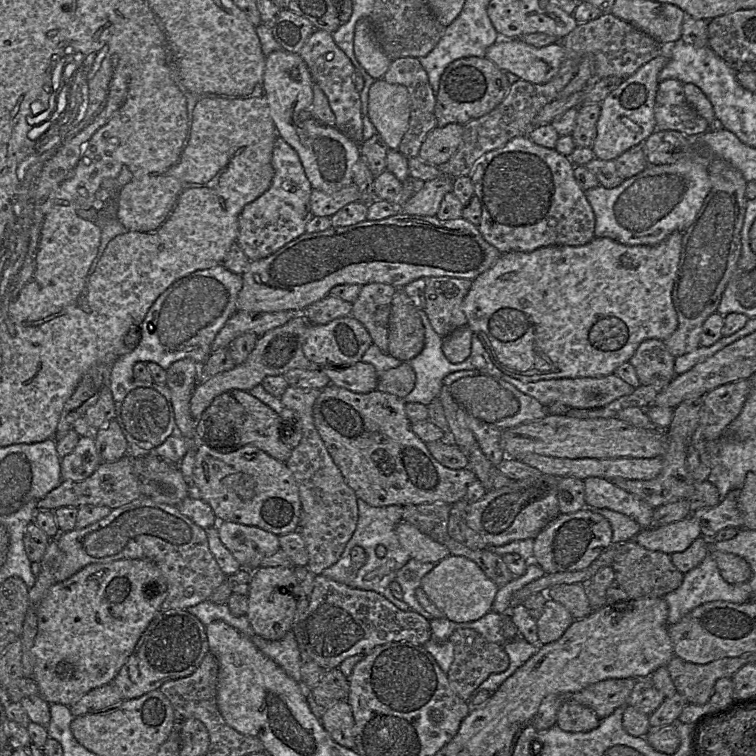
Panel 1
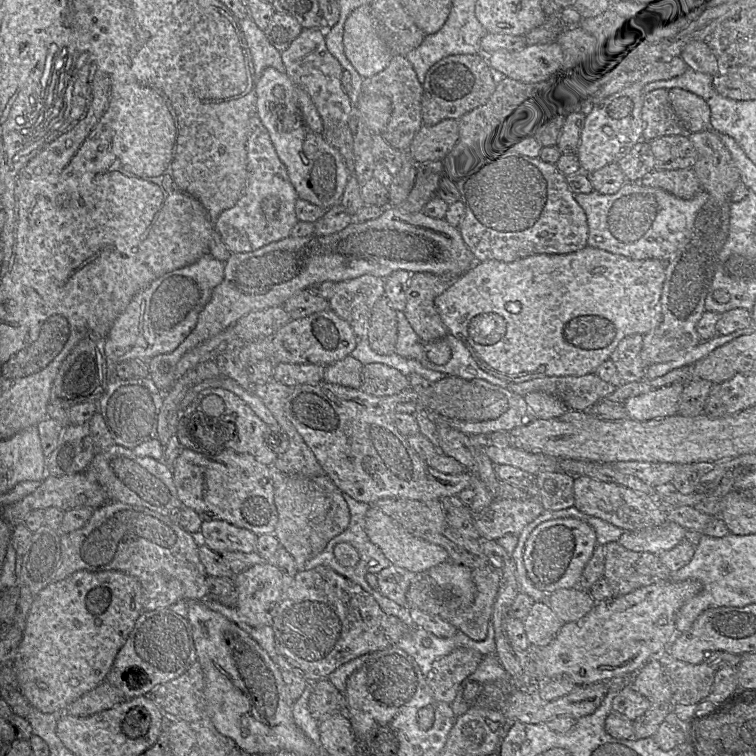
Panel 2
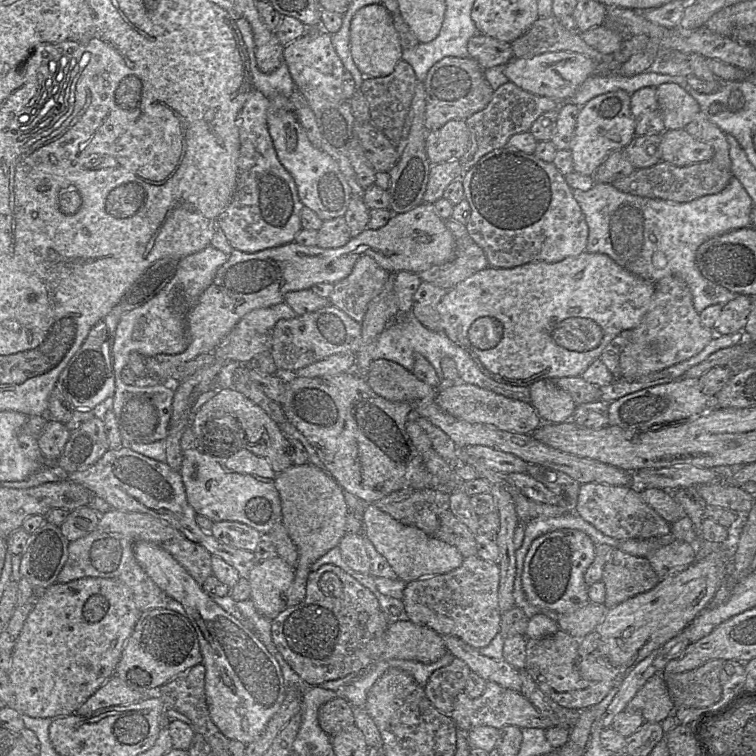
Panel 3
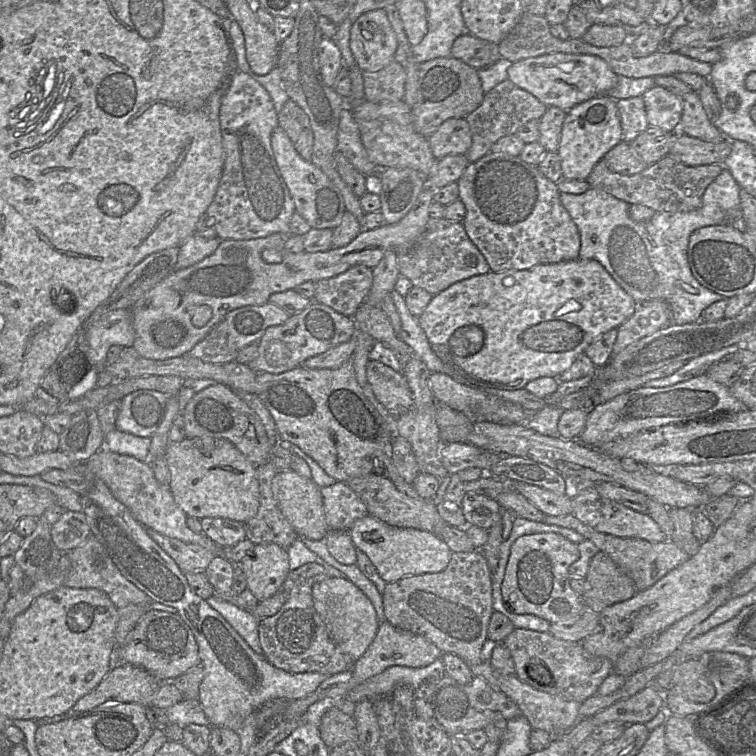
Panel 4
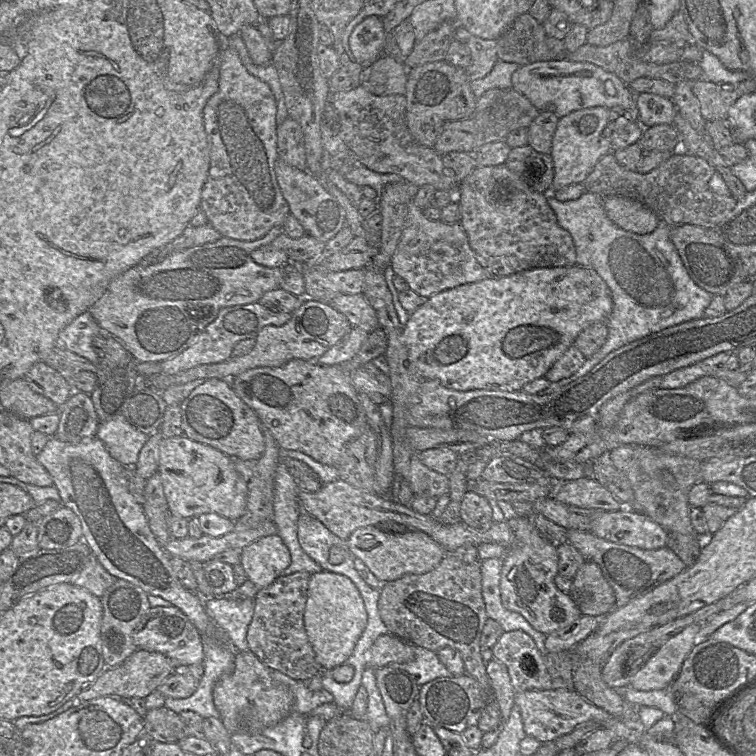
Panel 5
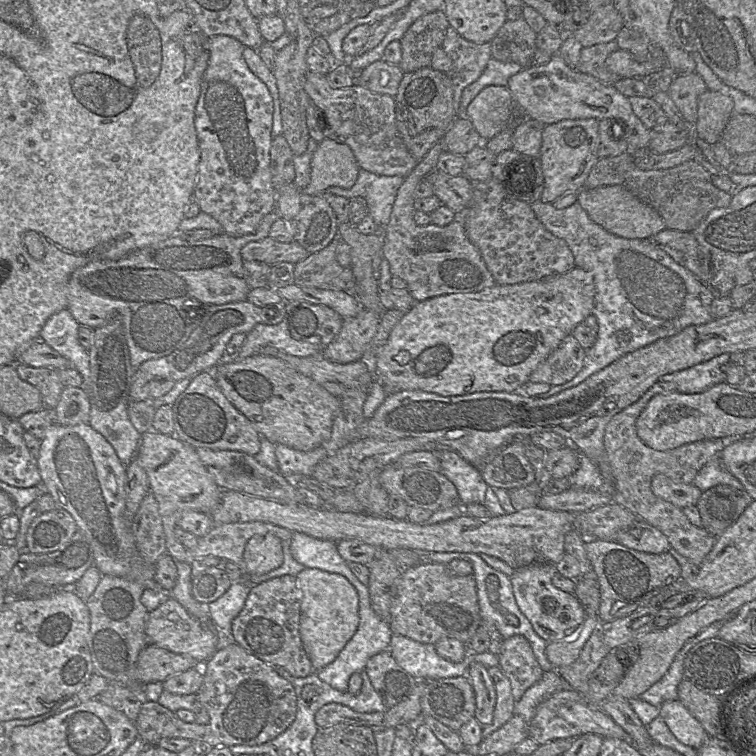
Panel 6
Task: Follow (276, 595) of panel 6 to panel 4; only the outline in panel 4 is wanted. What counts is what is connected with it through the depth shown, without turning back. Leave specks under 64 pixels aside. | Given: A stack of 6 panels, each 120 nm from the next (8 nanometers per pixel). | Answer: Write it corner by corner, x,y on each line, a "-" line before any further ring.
307,563
288,573
281,589
287,594
287,600
280,610
258,622
259,641
262,648
262,655
275,667
288,673
318,672
327,676
349,671
357,660
339,650
332,641
327,628
321,617
314,608
312,588
317,582
330,577
325,569
317,563

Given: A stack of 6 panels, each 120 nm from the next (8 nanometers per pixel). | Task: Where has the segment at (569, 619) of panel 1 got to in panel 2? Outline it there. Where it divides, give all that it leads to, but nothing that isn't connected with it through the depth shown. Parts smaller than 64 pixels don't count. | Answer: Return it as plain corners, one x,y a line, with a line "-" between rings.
535,602
523,623
530,644
538,647
549,645
564,624
549,605
541,602

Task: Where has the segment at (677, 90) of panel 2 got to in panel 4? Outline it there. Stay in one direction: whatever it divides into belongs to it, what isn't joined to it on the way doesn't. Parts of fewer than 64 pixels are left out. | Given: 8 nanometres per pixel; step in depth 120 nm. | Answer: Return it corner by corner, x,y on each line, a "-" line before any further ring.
655,86
642,96
650,127
678,132
683,112
683,99
665,88

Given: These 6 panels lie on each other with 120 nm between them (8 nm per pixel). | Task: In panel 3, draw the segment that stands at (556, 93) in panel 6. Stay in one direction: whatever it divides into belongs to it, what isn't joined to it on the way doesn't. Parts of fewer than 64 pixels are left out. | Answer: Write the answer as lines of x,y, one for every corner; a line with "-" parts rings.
569,51
547,52
528,58
516,58
505,64
509,81
532,94
561,103
569,99
581,84
595,74
596,63
583,54

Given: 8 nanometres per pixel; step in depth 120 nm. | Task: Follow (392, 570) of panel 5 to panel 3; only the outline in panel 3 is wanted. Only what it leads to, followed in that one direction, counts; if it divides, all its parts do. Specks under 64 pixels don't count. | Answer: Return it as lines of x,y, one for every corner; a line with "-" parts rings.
374,503
368,504
364,510
361,525
361,533
371,541
376,551
388,561
395,577
405,582
451,570
462,557
449,544
426,535
416,527
398,522
377,508

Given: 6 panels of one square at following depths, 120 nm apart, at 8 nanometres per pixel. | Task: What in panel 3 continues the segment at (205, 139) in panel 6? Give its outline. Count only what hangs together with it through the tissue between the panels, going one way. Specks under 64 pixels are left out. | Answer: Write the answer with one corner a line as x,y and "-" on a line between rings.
253,89
237,118
240,151
234,195
217,217
217,224
233,249
254,253
293,242
301,231
300,212
304,205
291,174
280,163
267,125
270,100

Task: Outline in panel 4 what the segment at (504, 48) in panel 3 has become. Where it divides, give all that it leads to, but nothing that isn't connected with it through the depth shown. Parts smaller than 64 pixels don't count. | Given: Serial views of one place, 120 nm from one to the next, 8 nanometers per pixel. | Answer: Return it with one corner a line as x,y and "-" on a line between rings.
464,34
454,41
451,57
480,70
491,65
491,44
472,34

